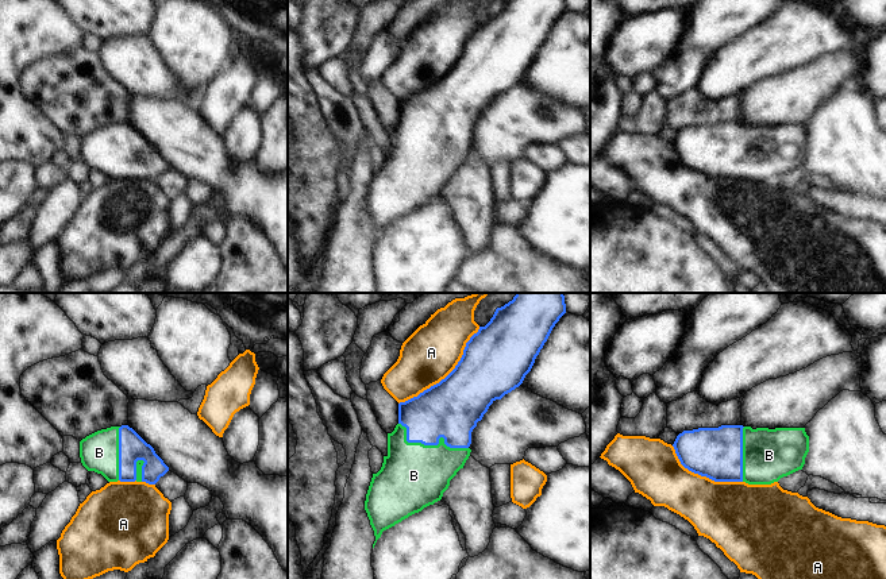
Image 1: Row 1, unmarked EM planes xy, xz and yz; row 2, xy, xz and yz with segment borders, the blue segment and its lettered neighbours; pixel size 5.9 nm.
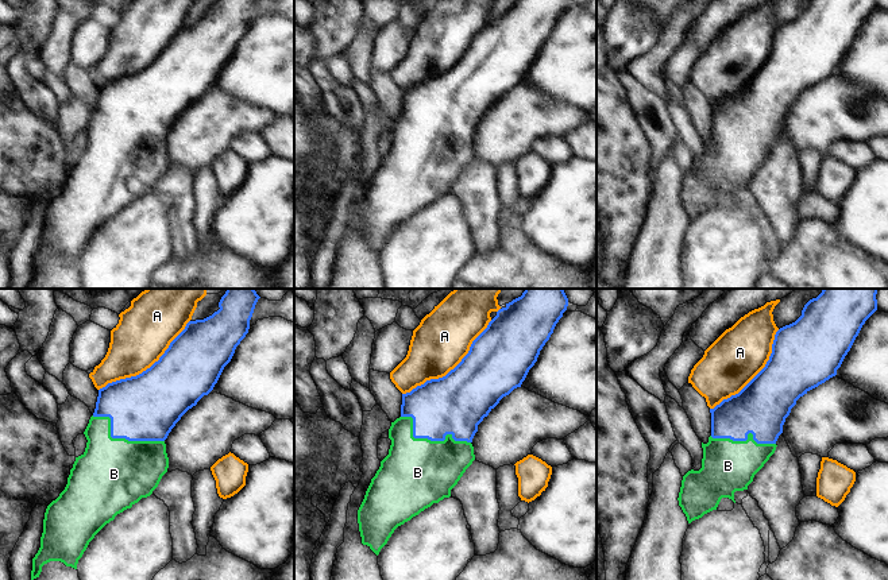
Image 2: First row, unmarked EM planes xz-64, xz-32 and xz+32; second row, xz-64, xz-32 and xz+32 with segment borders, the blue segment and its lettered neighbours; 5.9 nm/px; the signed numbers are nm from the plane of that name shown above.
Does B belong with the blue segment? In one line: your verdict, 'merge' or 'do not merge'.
merge

